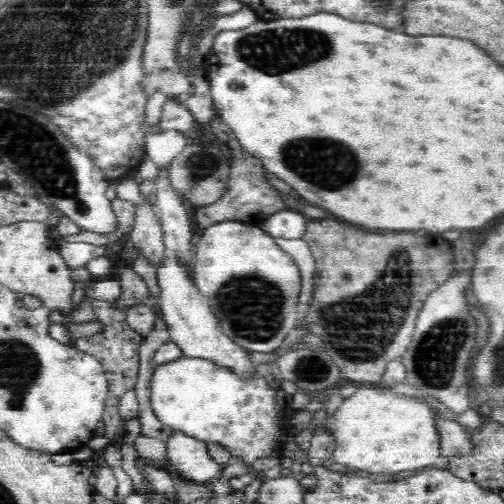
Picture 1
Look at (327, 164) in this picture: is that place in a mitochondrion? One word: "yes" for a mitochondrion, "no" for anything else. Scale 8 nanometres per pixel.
yes

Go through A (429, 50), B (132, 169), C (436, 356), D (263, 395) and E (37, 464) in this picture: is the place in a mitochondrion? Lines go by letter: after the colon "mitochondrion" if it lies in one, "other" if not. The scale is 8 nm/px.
A: other
B: other
C: mitochondrion
D: other
E: other

